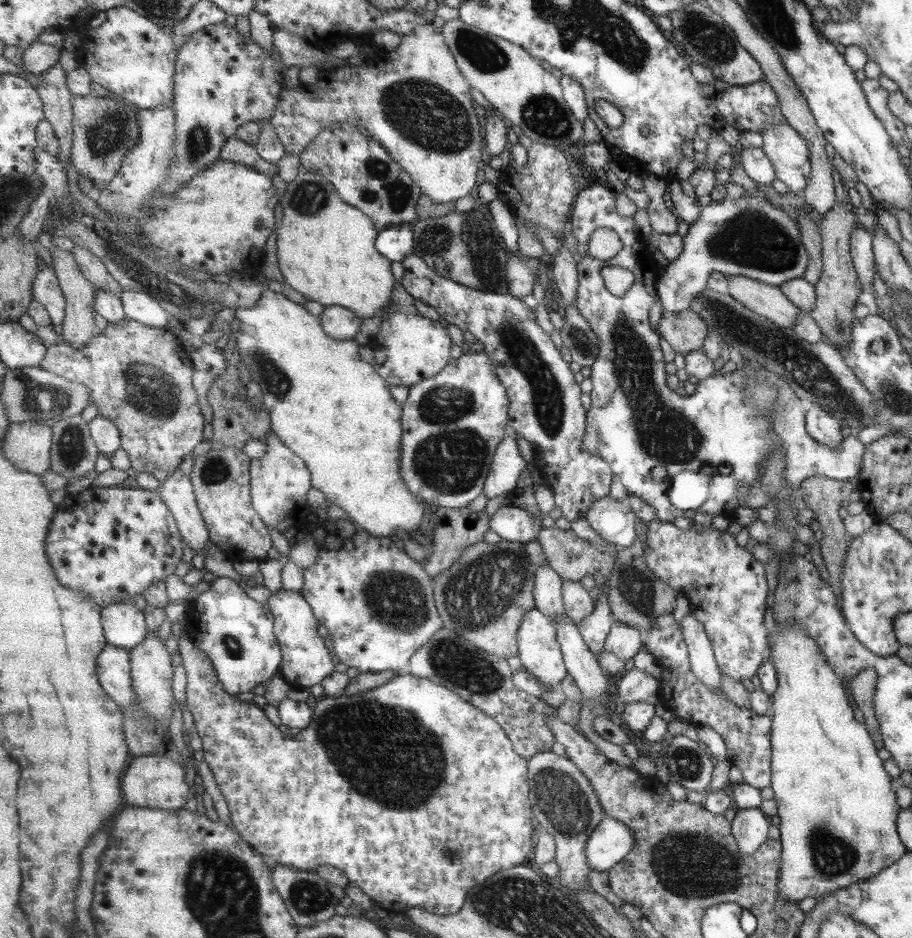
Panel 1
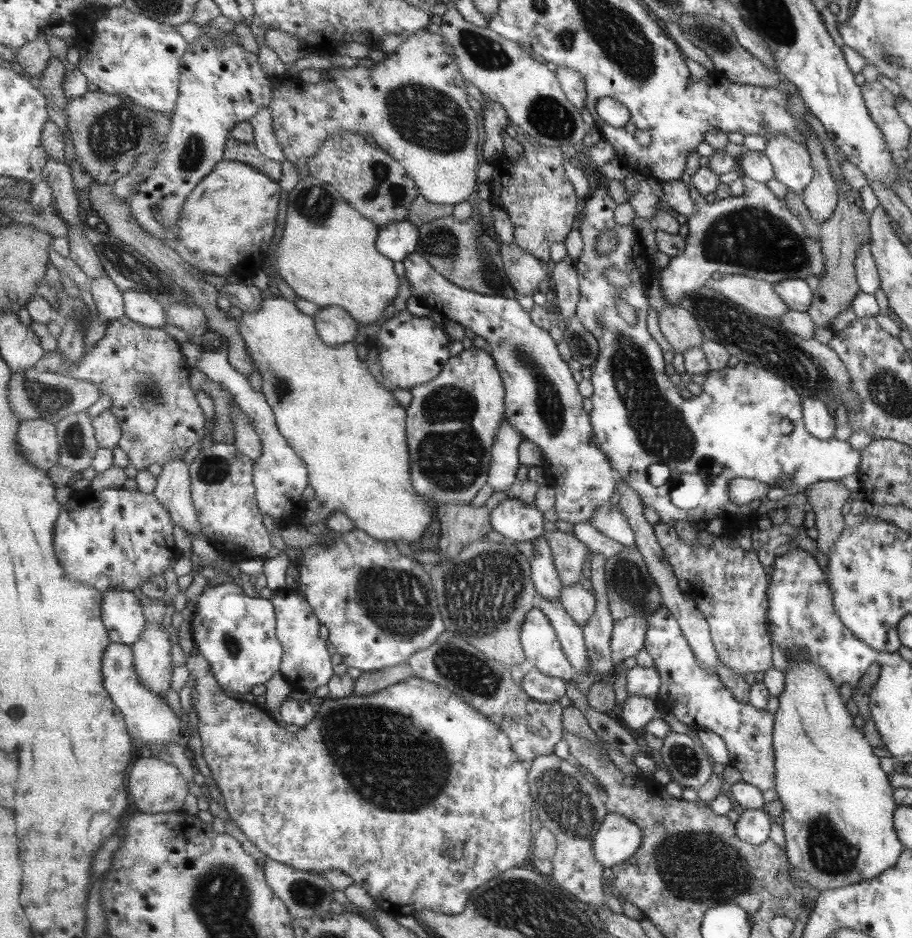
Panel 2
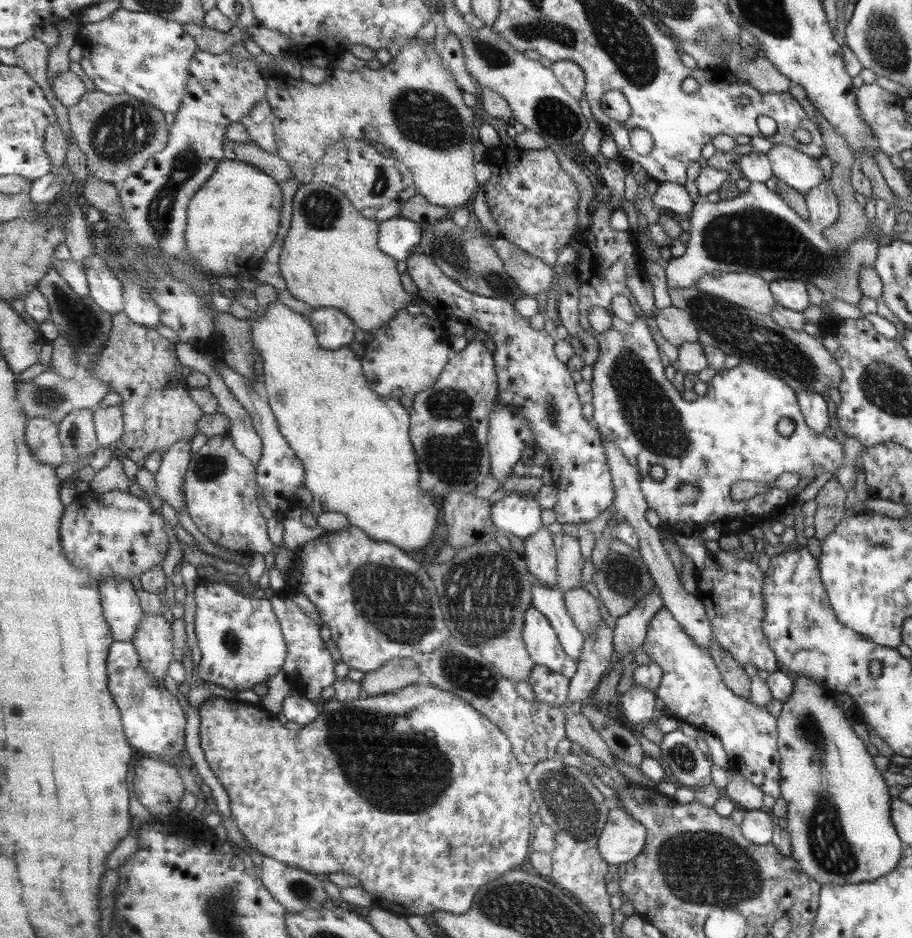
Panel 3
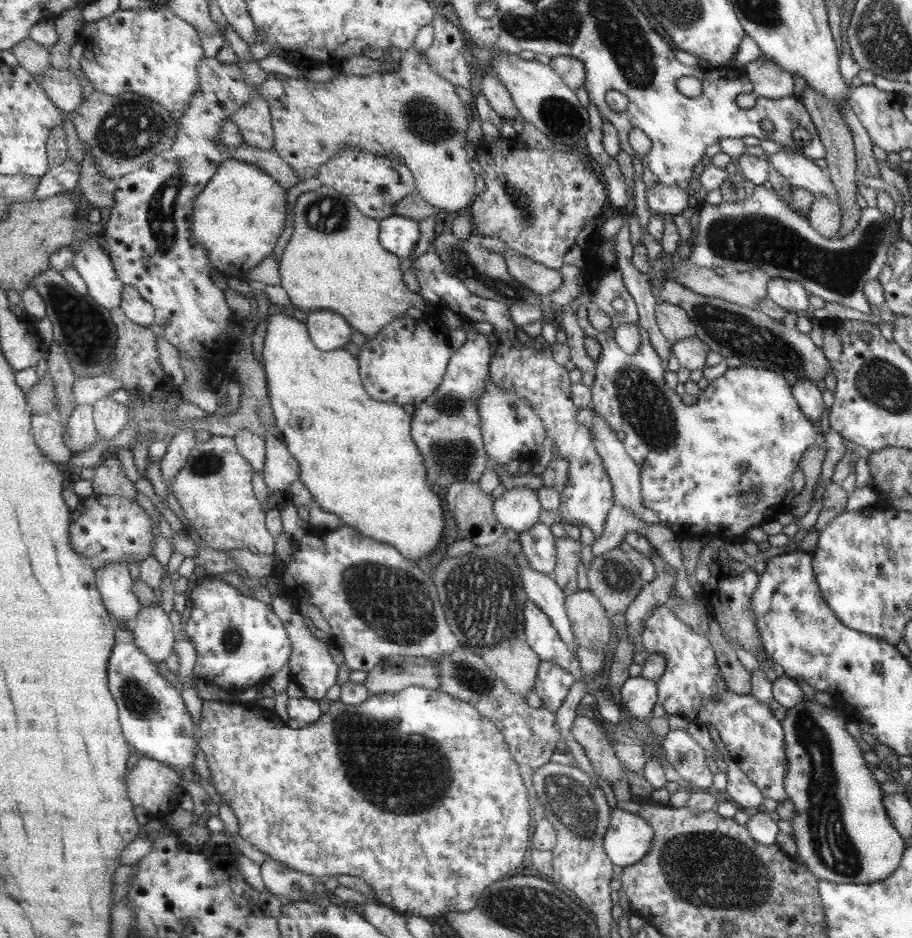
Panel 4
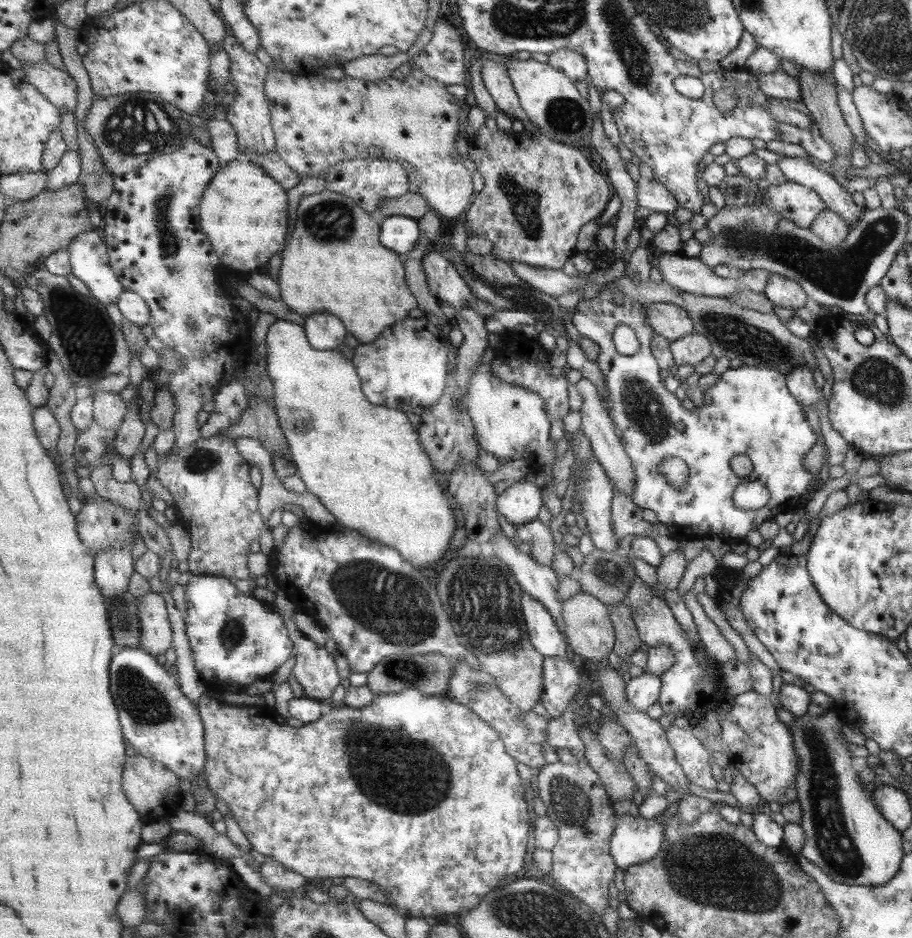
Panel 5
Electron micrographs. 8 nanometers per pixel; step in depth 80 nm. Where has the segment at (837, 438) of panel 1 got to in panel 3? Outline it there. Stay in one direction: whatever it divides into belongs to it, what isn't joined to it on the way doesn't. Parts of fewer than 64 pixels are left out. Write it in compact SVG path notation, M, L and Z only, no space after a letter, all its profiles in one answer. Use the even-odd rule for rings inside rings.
M801 390L797 392L797 400L803 414L805 424L815 433L829 433L829 412L827 402L816 392Z

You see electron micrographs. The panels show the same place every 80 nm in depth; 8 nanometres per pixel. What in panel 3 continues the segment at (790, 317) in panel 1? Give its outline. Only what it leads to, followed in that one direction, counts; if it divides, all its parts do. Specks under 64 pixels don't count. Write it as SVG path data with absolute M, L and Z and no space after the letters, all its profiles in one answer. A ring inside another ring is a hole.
M706 274L695 287L761 315L770 315L777 306L768 282L757 274Z

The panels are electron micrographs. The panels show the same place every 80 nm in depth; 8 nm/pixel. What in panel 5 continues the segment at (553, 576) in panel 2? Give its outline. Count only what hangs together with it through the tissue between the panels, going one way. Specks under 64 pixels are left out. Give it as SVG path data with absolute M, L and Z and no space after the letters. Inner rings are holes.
M539 520L527 522L527 525L517 525L515 539L521 540L524 550L535 563L551 567L556 550L553 549L555 544L548 526Z

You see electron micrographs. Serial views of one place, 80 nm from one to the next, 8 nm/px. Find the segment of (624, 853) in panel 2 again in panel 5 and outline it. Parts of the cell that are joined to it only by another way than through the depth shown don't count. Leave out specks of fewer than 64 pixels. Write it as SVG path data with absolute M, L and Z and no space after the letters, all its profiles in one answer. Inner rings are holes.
M632 812L618 816L608 842L617 868L624 870L628 866L651 859L659 850L661 833L660 820L644 819Z

